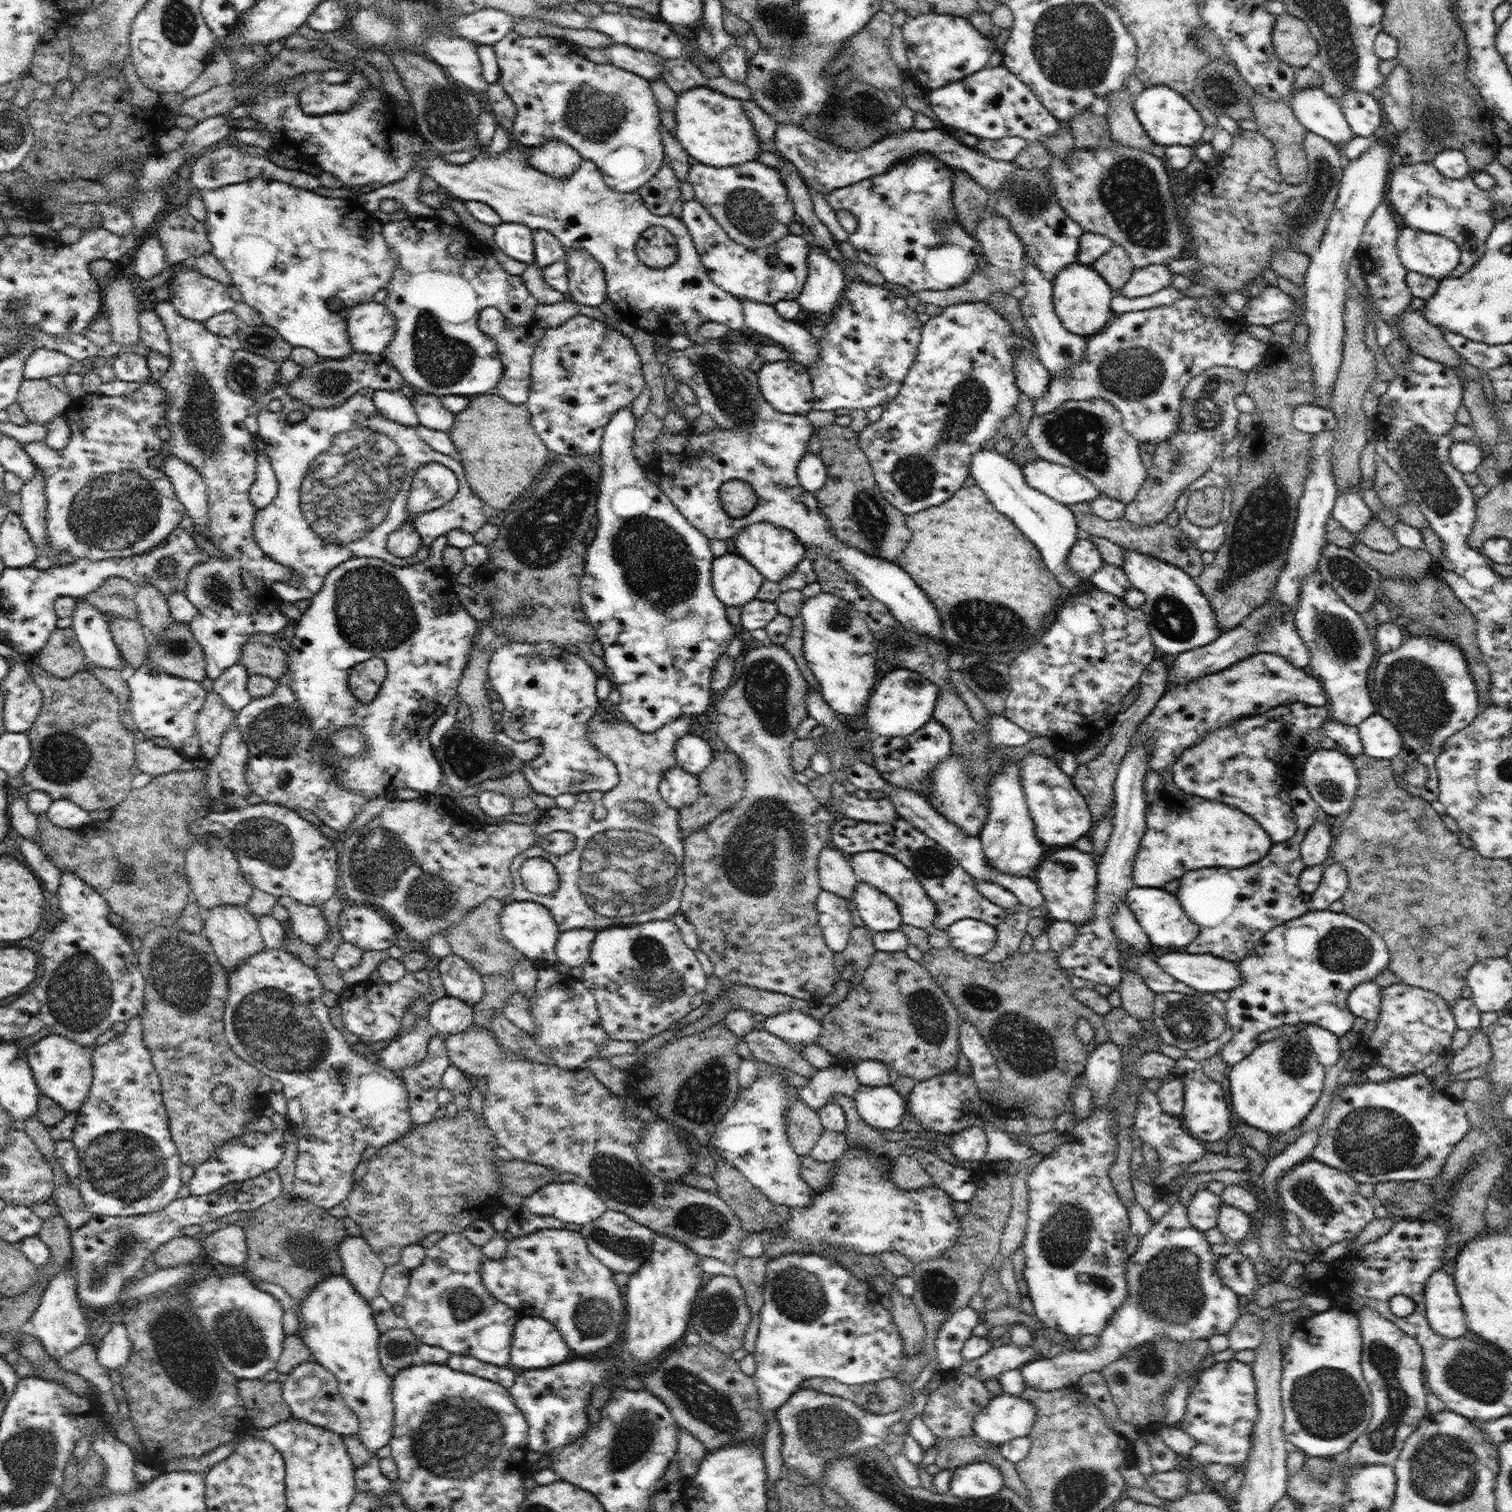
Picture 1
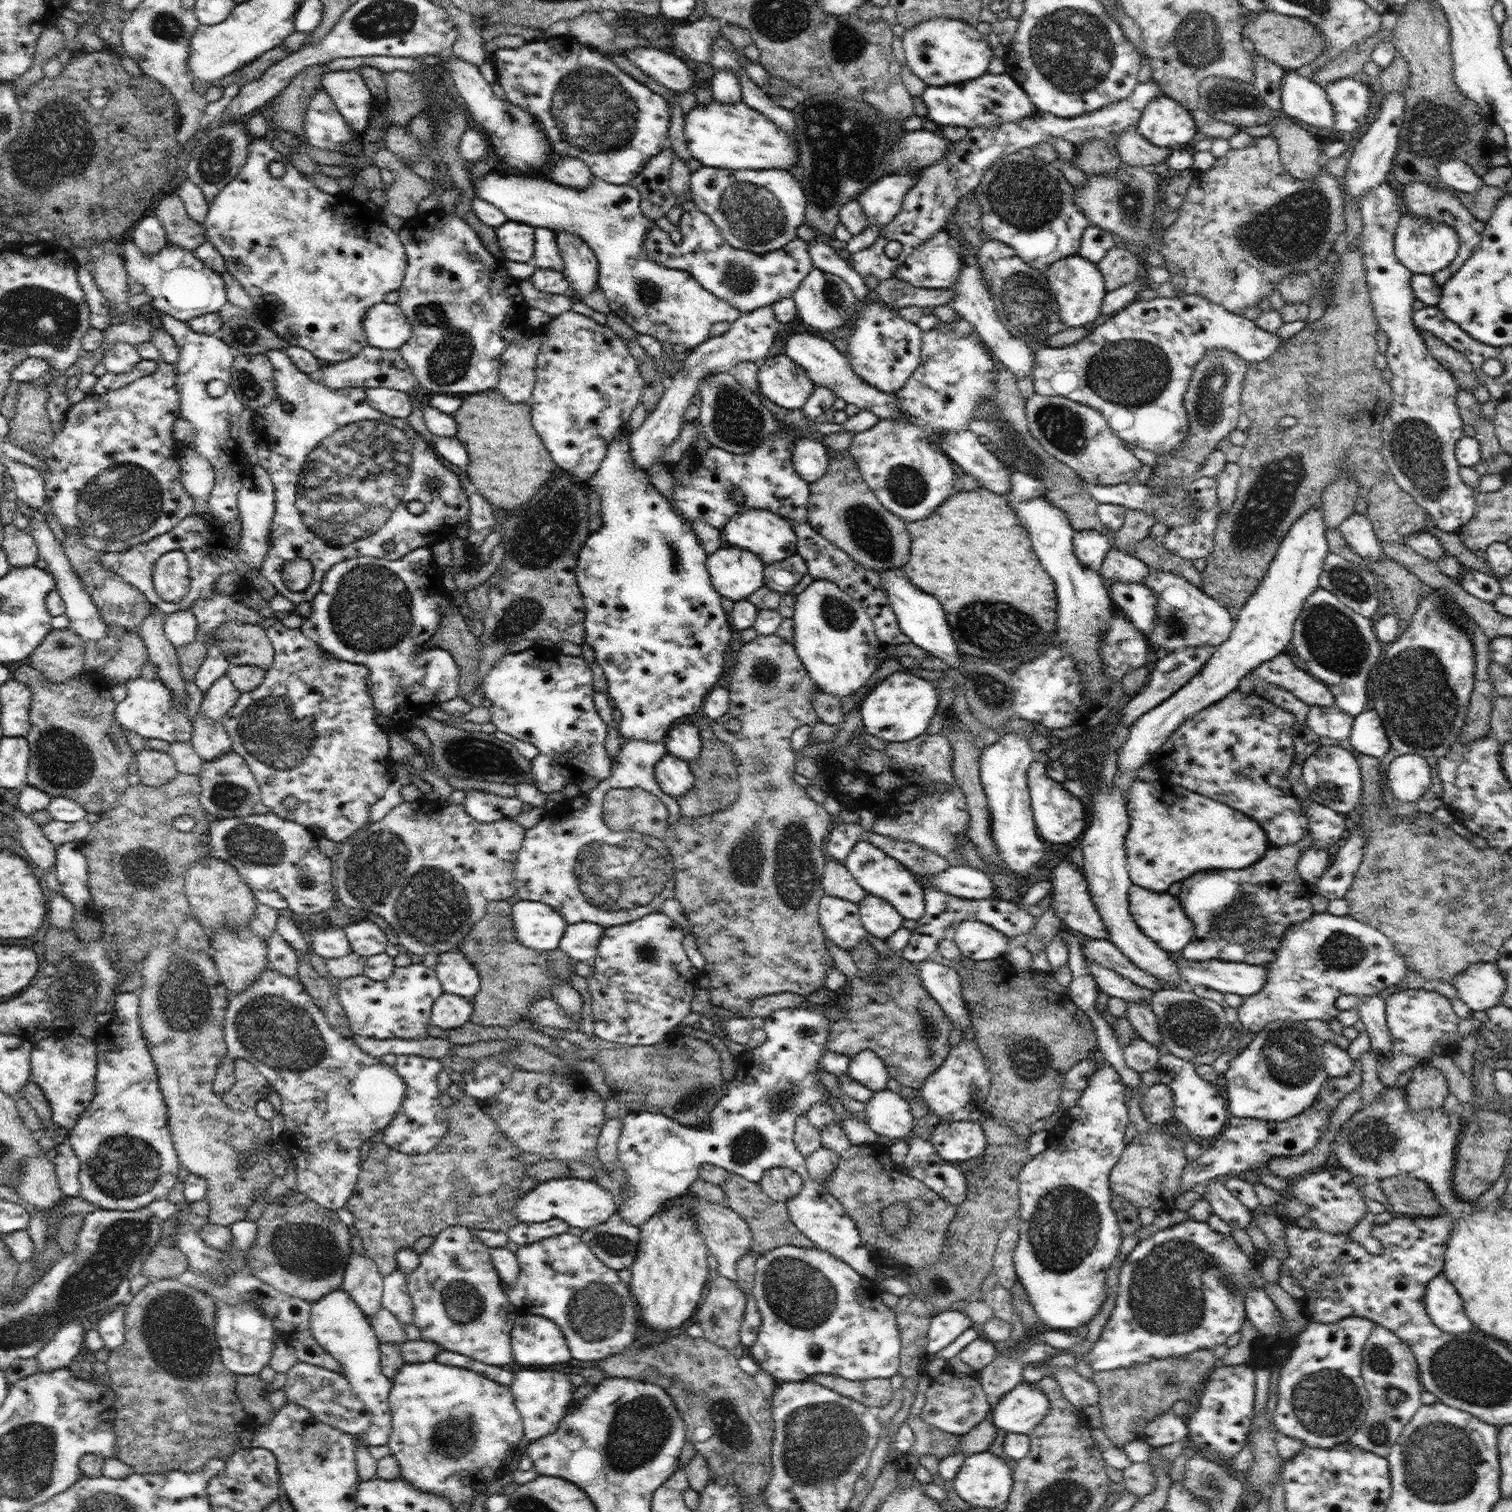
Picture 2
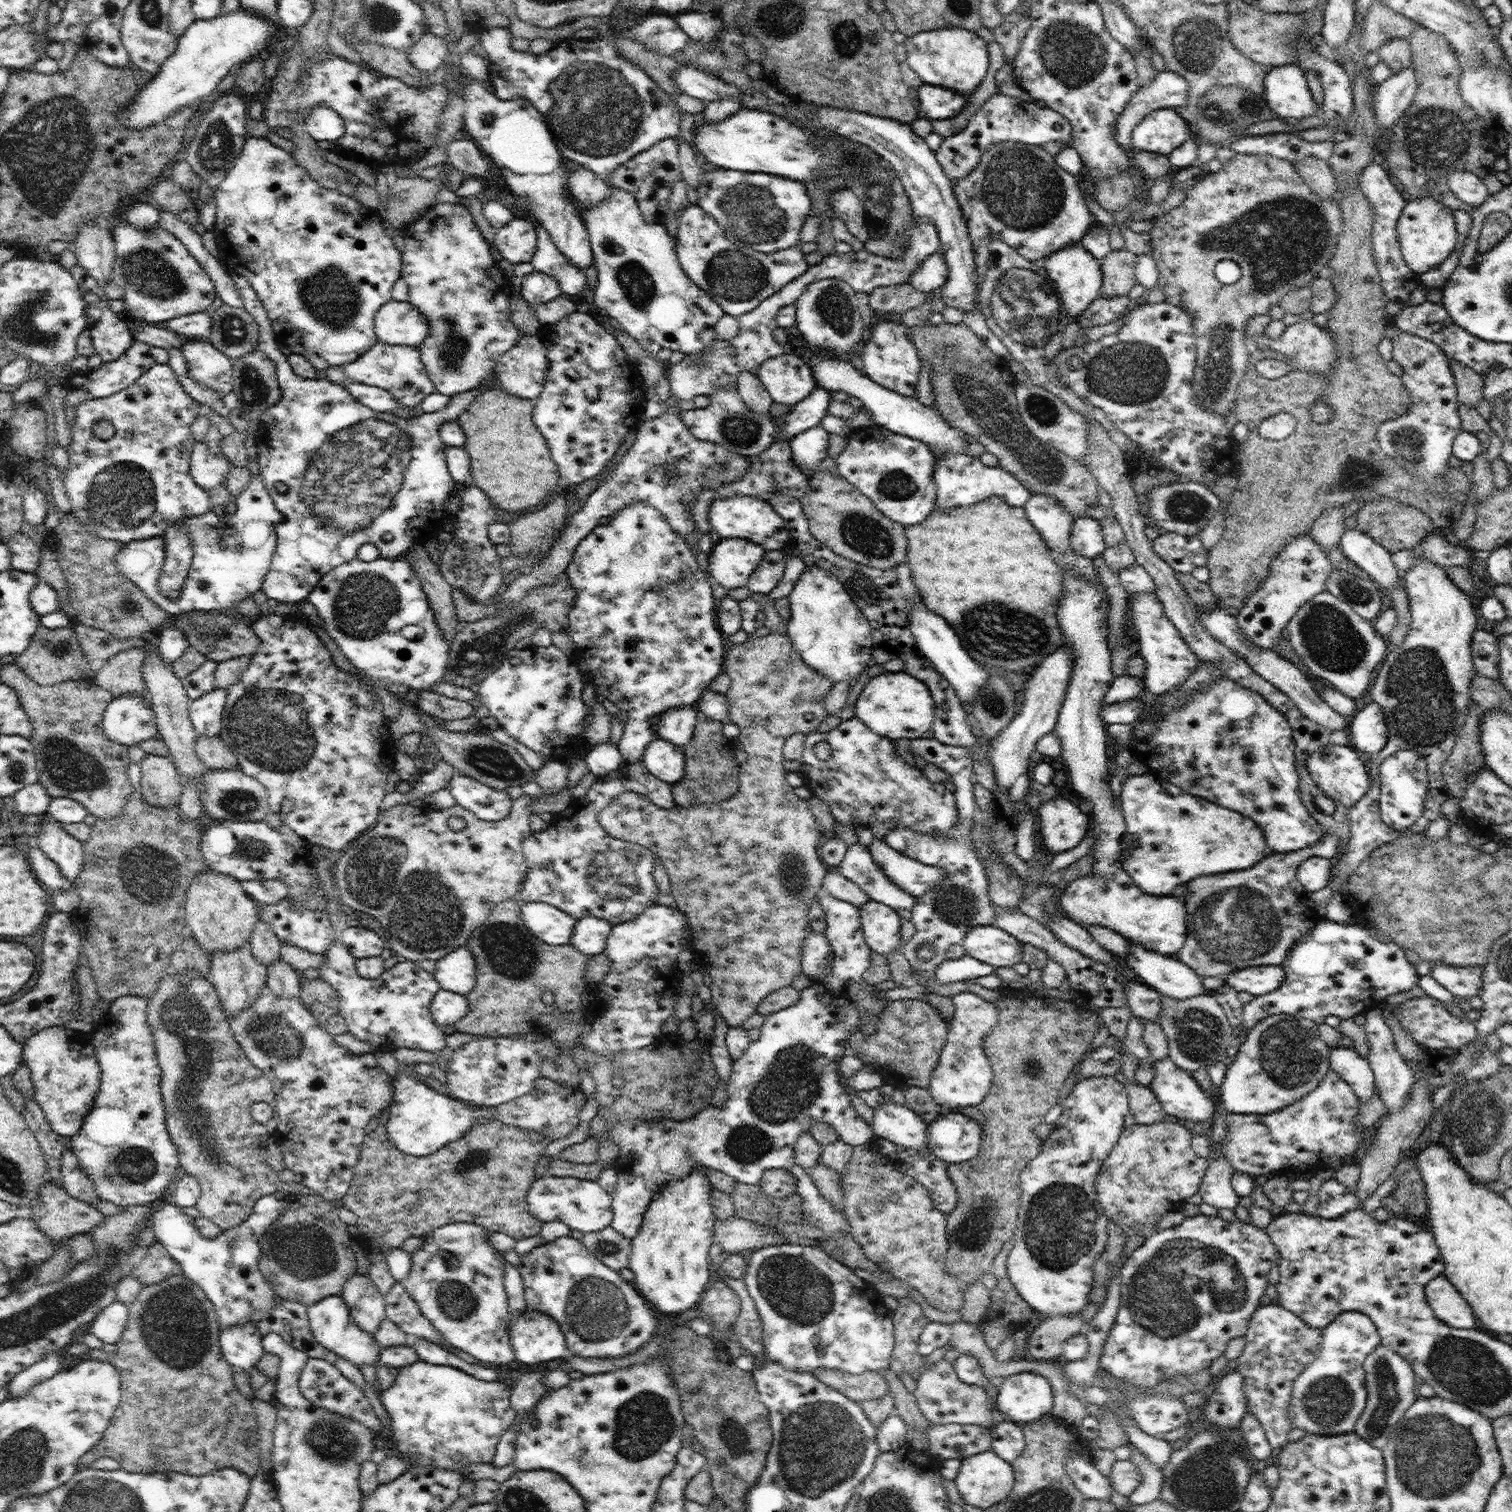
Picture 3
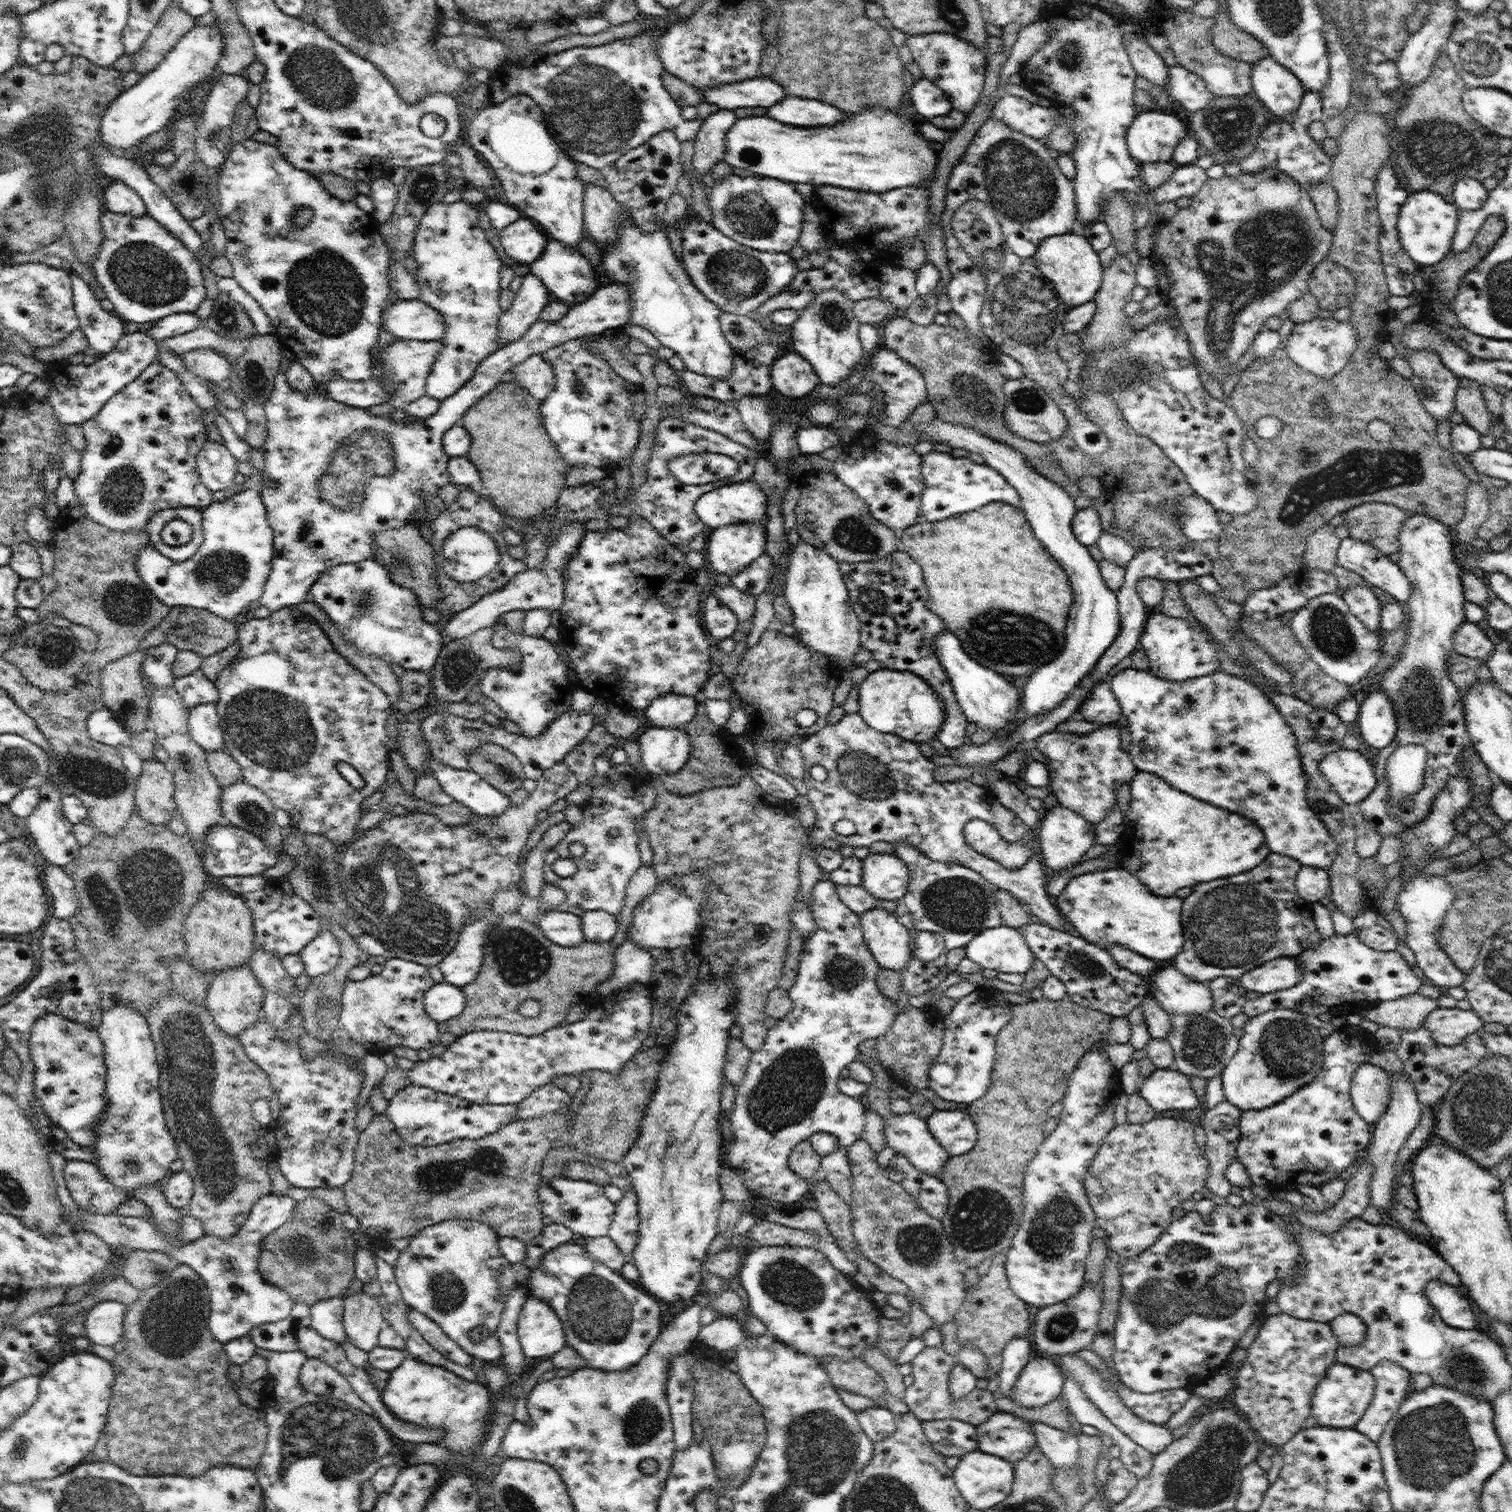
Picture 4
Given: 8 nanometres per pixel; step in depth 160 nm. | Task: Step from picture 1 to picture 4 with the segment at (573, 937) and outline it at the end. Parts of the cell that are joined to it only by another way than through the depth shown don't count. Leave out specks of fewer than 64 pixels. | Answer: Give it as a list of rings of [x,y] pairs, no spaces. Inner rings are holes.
[[[602,909],[586,911],[581,916],[581,927],[586,941],[608,942],[618,930],[618,916]]]

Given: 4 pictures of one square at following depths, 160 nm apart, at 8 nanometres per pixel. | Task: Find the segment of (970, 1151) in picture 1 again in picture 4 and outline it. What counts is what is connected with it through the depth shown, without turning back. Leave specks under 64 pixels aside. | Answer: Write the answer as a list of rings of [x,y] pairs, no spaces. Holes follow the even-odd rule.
[[[935,1110],[926,1122],[932,1137],[950,1157],[962,1156],[972,1151],[976,1144],[976,1124],[966,1112]]]

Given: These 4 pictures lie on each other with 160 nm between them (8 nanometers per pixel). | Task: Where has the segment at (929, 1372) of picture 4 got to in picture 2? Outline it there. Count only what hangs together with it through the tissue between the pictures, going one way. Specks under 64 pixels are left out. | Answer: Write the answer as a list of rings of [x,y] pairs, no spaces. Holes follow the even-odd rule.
[[[955,1370],[931,1378],[930,1386],[925,1393],[925,1400],[921,1417],[928,1424],[957,1435],[968,1434],[992,1411],[978,1377],[968,1374],[962,1375]]]

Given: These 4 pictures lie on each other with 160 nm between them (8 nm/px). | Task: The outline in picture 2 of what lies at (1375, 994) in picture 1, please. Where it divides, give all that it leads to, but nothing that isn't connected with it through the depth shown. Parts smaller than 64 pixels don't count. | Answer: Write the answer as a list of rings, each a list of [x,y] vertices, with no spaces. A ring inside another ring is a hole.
[[[1342,995],[1335,1000],[1335,1005],[1340,1010],[1357,1010],[1370,1036],[1370,1053],[1377,1058],[1377,1062],[1390,1062],[1393,1059],[1392,1035],[1387,1025],[1385,1000],[1382,997]]]

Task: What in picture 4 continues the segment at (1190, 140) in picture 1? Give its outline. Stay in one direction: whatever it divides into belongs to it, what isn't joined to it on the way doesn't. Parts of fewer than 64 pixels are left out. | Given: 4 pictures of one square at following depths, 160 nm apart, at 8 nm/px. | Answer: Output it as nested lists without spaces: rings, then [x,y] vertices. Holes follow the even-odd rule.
[[[1147,110],[1132,121],[1126,132],[1126,146],[1140,165],[1173,162],[1174,150],[1187,134],[1175,112]]]

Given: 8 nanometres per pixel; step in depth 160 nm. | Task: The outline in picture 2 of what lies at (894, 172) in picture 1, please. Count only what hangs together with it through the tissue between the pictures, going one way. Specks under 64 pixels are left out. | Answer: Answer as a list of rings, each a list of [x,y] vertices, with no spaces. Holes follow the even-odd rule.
[[[910,173],[887,175],[860,192],[858,203],[866,213],[868,224],[879,226],[880,229],[886,226],[900,212],[904,196],[918,180],[919,178]],[[939,230],[932,238],[929,238],[923,245],[914,249],[896,270],[895,278],[900,278],[917,287],[924,288],[948,288],[954,286],[960,273],[962,273],[963,254],[961,244],[956,237],[952,237],[946,230]]]

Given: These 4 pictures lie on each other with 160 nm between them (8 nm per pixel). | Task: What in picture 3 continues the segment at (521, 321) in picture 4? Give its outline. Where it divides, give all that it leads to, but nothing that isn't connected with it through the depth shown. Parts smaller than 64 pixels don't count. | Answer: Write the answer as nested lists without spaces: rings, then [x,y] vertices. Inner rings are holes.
[[[534,271],[522,278],[520,294],[526,303],[535,308],[537,304],[560,297],[563,292],[556,280],[552,280],[552,276]]]

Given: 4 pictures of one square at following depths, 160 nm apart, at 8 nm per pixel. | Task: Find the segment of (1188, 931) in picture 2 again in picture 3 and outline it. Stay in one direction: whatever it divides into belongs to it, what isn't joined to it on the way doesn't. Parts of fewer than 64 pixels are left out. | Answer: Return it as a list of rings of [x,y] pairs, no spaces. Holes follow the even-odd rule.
[[[1119,870],[1111,880],[1103,880],[1097,874],[1084,877],[1072,877],[1064,888],[1059,904],[1067,918],[1075,920],[1080,926],[1090,928],[1092,925],[1102,925],[1119,932],[1126,940],[1132,939],[1149,951],[1157,953],[1176,953],[1186,942],[1186,908],[1178,901],[1178,896],[1156,896],[1142,892],[1133,882],[1132,877],[1124,870]]]

